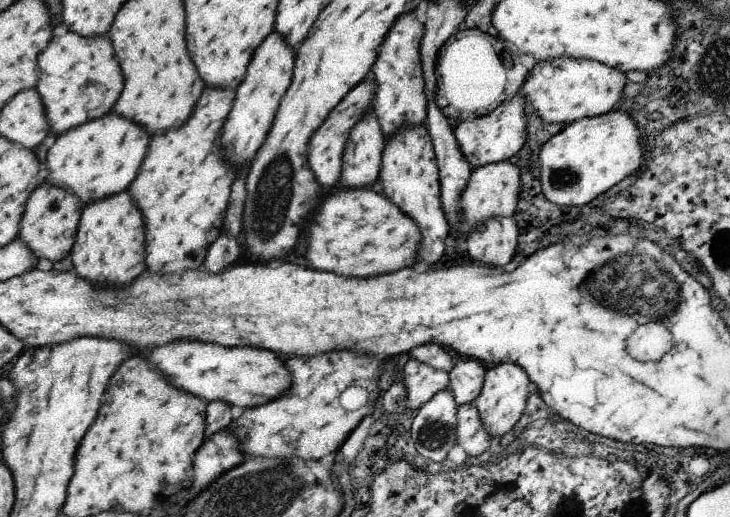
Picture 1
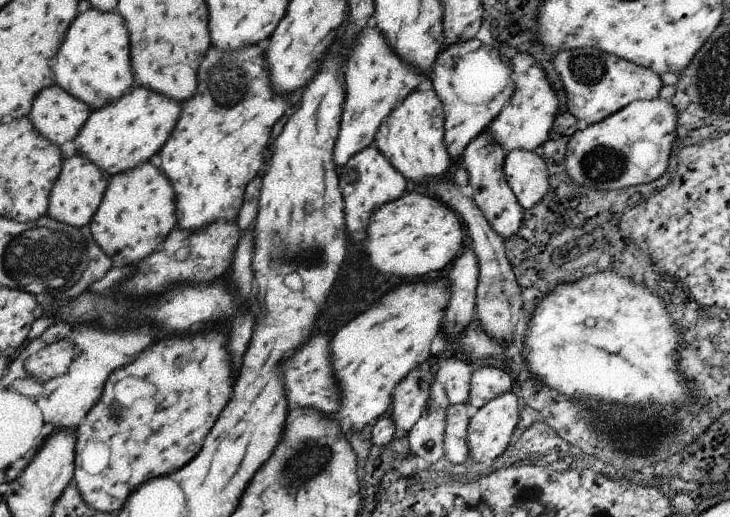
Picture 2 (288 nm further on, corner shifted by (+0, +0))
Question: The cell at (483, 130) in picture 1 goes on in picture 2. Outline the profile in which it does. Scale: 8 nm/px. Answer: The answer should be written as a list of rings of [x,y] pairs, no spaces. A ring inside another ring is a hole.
[[[517,52],[515,56],[511,56],[509,66],[513,68],[513,72],[511,72],[511,94],[513,96],[503,104],[503,110],[489,124],[489,128],[485,132],[489,132],[495,138],[495,142],[499,142],[505,148],[505,154],[513,152],[513,150],[533,152],[545,144],[549,130],[555,122],[555,116],[559,112],[555,88],[551,82],[547,82],[537,60],[533,60],[525,52]]]

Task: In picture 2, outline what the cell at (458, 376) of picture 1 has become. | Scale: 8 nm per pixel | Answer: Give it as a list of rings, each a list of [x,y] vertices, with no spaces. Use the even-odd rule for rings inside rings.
[[[481,366],[477,370],[471,370],[471,382],[469,382],[469,402],[473,408],[481,408],[493,398],[511,392],[511,378],[493,366]]]

